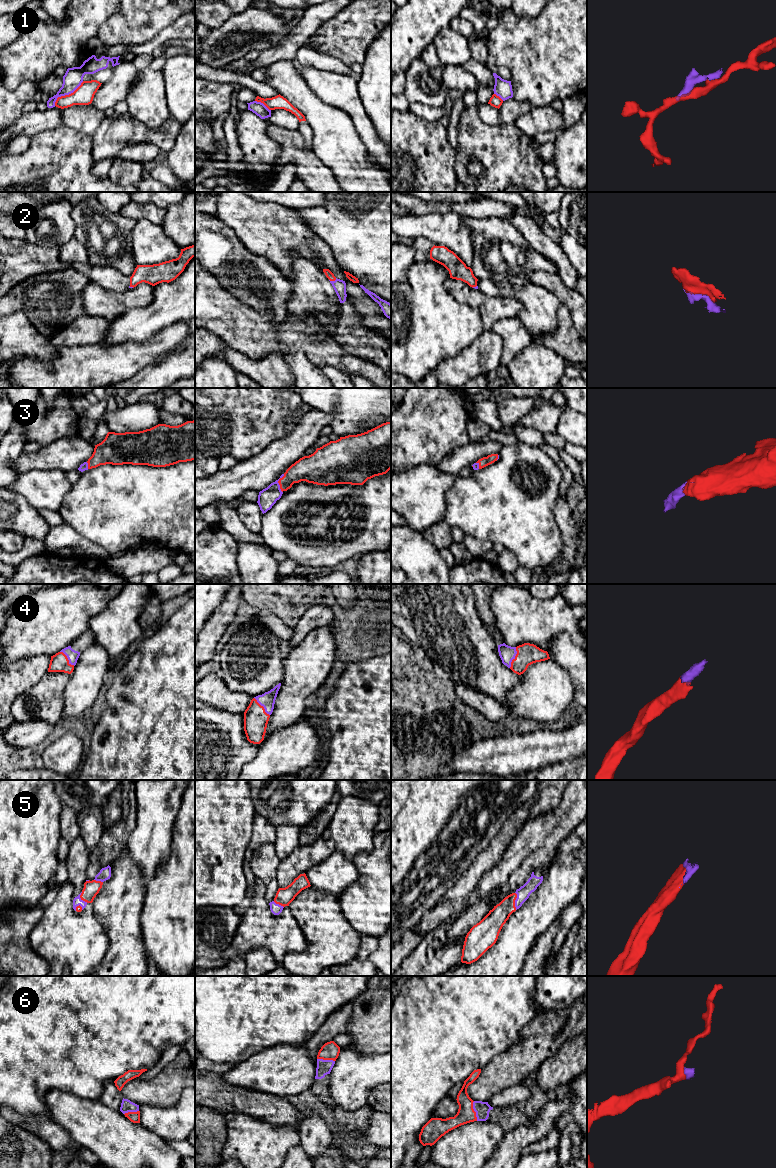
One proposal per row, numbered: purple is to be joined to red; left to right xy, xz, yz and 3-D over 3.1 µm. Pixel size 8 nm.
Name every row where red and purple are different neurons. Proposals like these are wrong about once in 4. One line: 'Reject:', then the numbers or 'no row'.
Reject: 1

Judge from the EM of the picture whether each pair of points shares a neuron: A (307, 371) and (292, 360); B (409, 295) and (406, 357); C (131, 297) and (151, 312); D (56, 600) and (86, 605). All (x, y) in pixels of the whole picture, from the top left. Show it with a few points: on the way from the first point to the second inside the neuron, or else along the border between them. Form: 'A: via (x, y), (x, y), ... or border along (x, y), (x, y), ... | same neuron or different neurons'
A: via (303, 369), (296, 362) | same neuron
B: via (409, 310), (408, 326), (405, 329), (406, 342) | same neuron
C: border along (154, 286), (149, 304), (131, 307), (122, 315) | different neurons
D: via (63, 602), (79, 602) | same neuron

